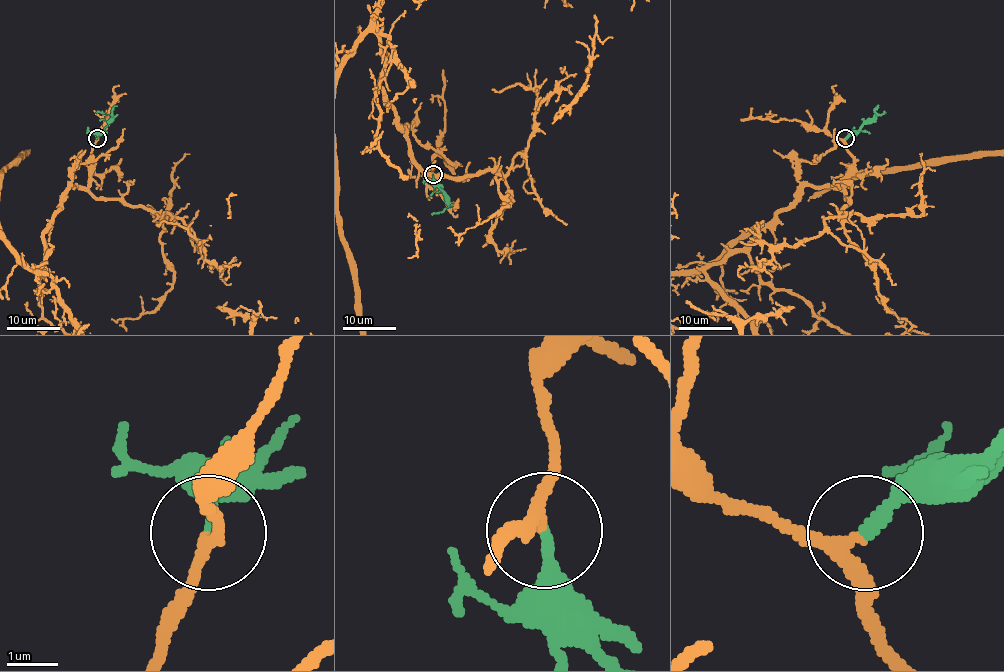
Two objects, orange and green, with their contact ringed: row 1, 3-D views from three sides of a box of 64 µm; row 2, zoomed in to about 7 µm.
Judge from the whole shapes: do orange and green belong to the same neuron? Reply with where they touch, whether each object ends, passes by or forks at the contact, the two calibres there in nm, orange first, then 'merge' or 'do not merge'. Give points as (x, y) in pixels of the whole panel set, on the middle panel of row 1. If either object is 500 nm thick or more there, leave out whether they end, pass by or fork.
place (433, 174); orange passes by; green ends; calibres 200 and 240 nm; merge

